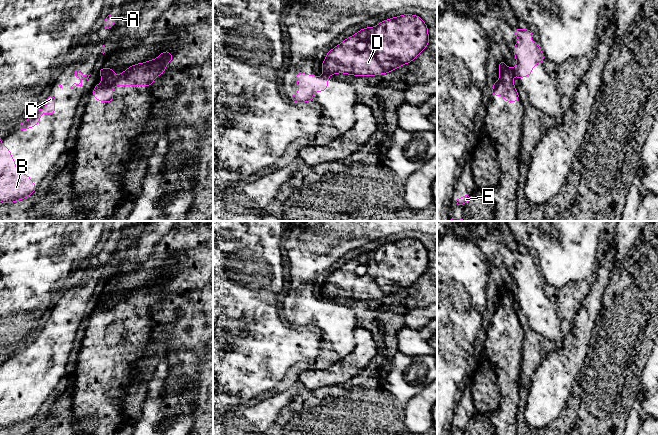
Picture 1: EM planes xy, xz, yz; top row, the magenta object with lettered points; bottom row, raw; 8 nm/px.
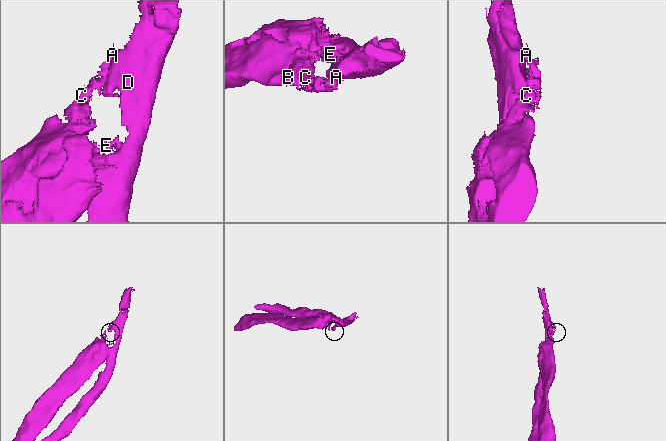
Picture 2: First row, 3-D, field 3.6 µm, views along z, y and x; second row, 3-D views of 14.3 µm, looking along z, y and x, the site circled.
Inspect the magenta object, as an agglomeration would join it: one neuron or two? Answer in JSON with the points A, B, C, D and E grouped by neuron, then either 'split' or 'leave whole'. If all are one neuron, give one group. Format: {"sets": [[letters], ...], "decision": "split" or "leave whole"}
{"sets": [["A", "B", "C"], ["D", "E"]], "decision": "split"}

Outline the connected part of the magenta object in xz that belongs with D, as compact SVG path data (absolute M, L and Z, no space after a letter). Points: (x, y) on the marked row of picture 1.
M405 14L375 27L361 29L331 49L321 65L325 75L345 73L355 76L387 74L413 61L429 44L428 27L421 17Z

